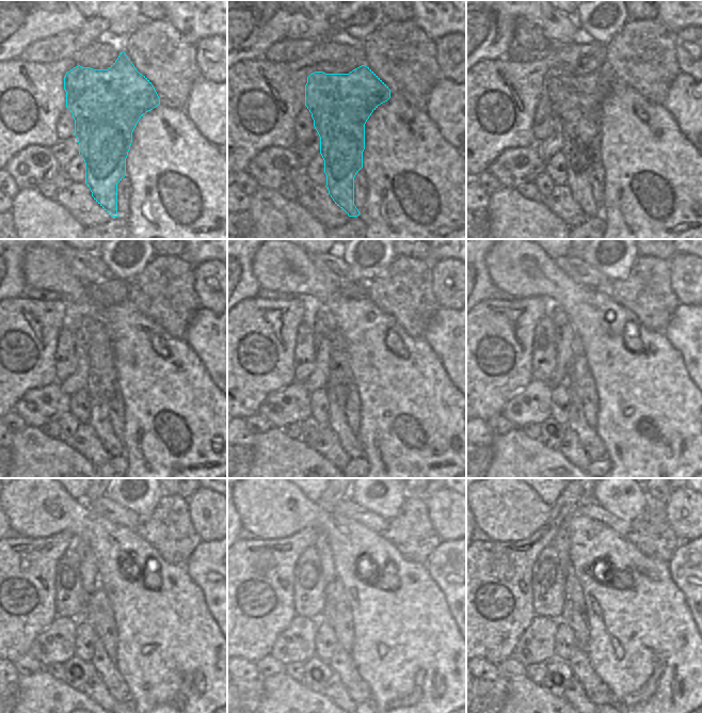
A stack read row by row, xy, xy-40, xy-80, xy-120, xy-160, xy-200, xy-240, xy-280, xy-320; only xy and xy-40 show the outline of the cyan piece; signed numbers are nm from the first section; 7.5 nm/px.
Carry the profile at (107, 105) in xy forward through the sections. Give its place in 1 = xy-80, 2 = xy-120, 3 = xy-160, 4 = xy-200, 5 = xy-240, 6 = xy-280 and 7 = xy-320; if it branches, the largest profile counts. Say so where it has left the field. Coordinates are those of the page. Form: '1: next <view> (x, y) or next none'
1: next xy-80 (576, 101)
2: next xy-120 (101, 384)
3: next xy-160 (323, 325)
4: next xy-200 (590, 441)
5: next xy-240 (105, 667)
6: next xy-280 (341, 663)
7: next xy-320 (599, 694)

